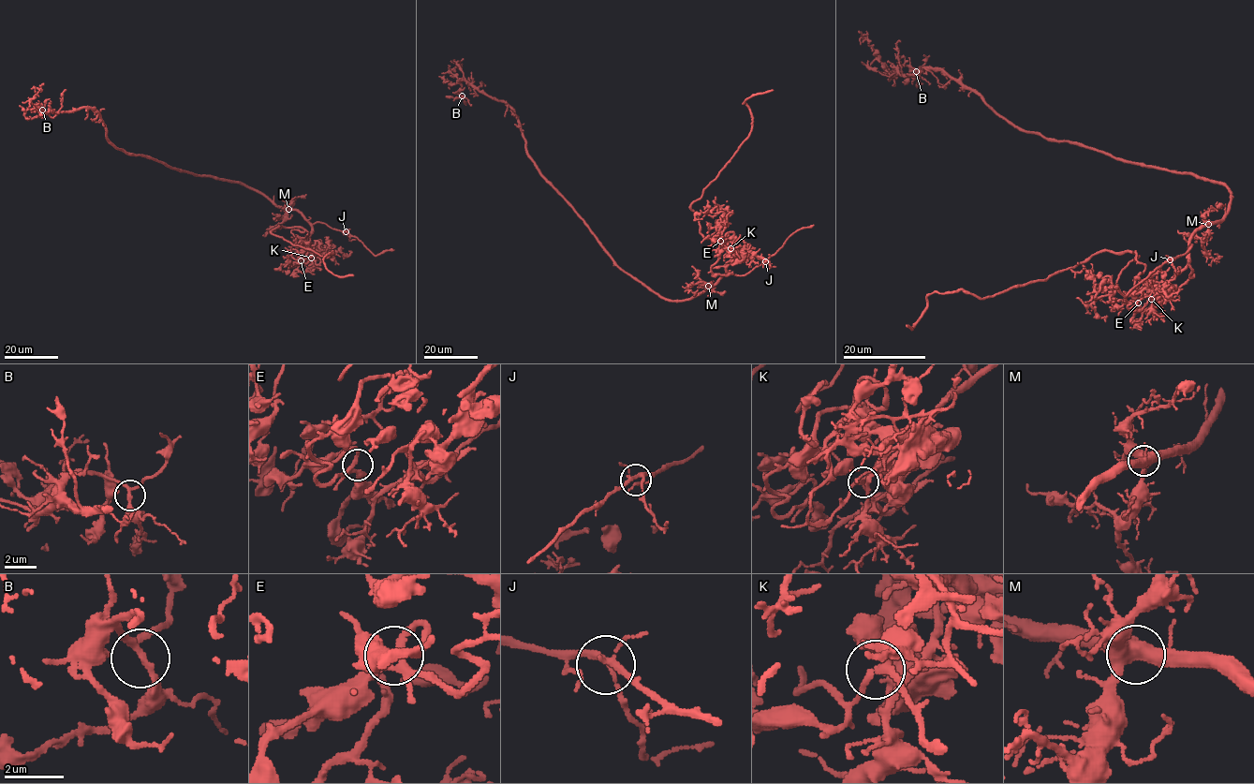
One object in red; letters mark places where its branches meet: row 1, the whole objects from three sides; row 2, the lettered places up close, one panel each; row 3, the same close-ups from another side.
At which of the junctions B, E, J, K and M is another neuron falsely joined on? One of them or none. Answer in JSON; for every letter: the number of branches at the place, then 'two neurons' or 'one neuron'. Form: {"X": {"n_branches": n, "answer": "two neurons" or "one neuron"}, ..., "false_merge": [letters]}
{"B": {"n_branches": 3, "answer": "one neuron"}, "E": {"n_branches": 3, "answer": "one neuron"}, "J": {"n_branches": 4, "answer": "one neuron"}, "K": {"n_branches": 4, "answer": "two neurons"}, "M": {"n_branches": 5, "answer": "one neuron"}, "false_merge": ["K"]}

